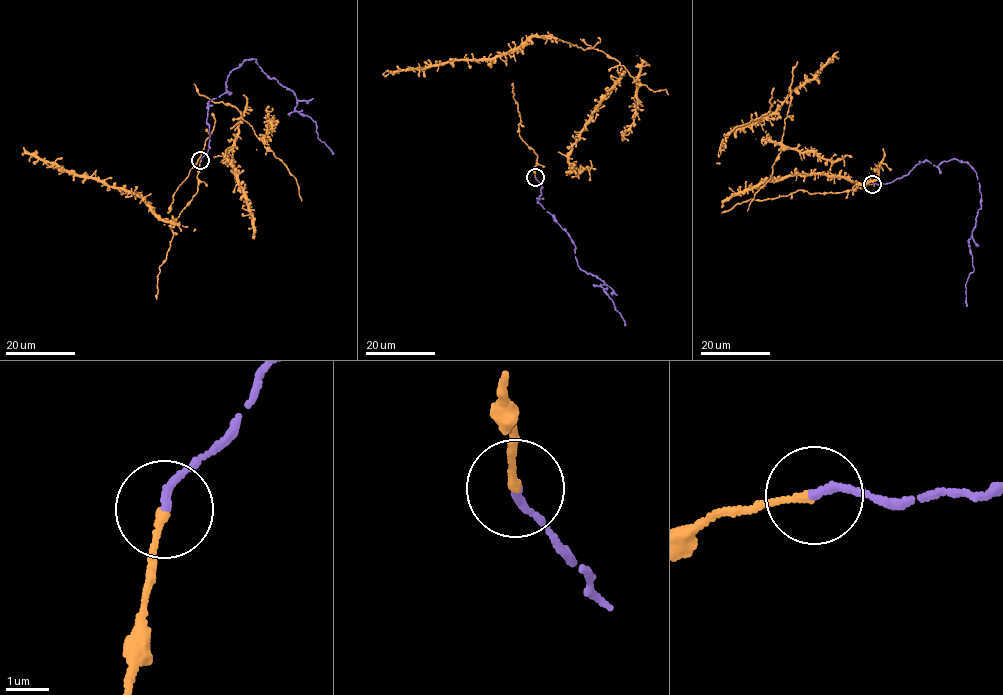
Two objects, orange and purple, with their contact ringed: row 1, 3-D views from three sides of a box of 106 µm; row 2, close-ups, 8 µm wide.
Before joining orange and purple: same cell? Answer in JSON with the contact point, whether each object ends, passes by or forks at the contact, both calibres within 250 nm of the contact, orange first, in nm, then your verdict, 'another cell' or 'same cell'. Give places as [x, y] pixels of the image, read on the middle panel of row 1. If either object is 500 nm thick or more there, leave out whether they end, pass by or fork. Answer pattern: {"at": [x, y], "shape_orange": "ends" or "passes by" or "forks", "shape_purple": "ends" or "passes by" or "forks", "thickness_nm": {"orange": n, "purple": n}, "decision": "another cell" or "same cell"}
{"at": [535, 177], "shape_orange": "ends", "shape_purple": "ends", "thickness_nm": {"orange": 150, "purple": 180}, "decision": "same cell"}

